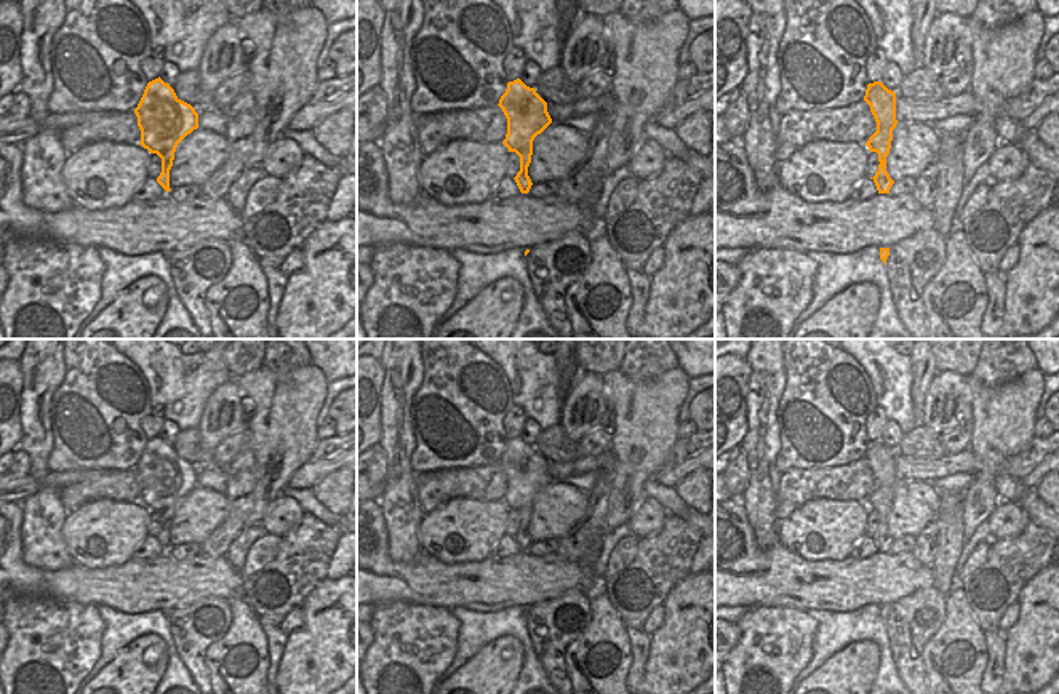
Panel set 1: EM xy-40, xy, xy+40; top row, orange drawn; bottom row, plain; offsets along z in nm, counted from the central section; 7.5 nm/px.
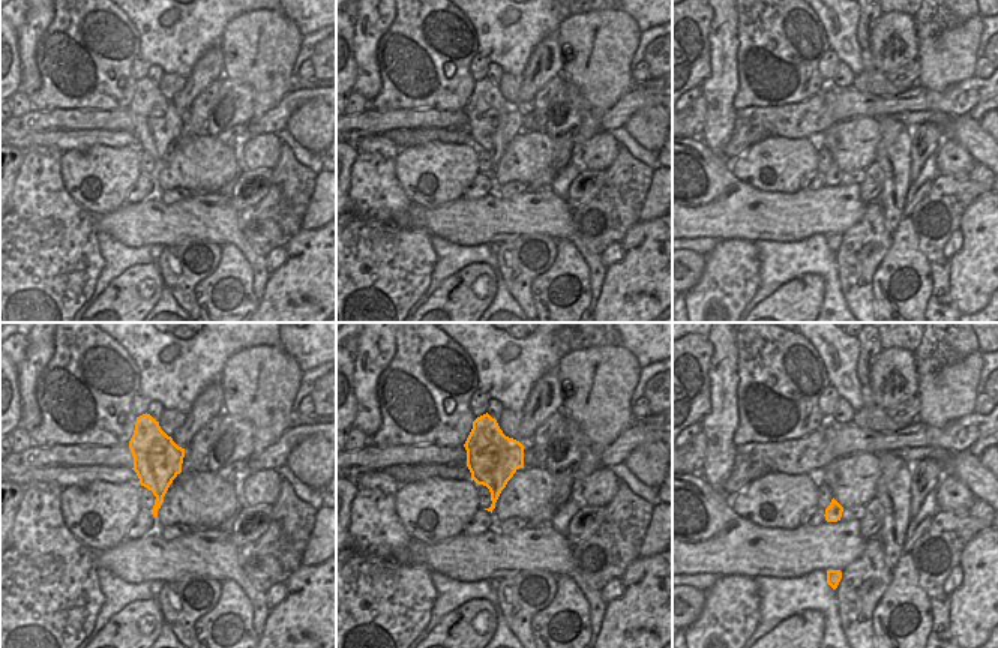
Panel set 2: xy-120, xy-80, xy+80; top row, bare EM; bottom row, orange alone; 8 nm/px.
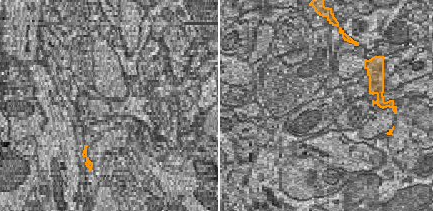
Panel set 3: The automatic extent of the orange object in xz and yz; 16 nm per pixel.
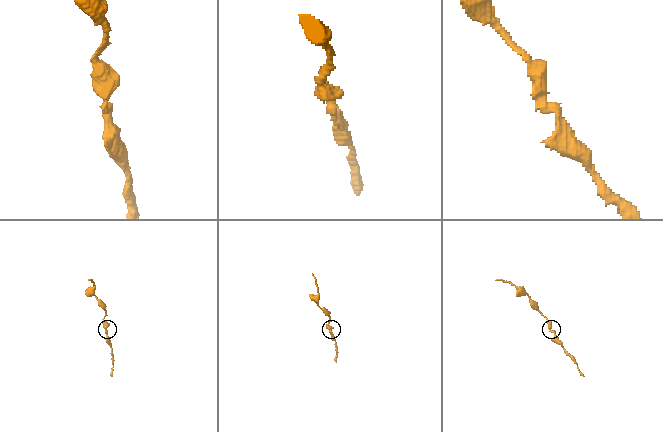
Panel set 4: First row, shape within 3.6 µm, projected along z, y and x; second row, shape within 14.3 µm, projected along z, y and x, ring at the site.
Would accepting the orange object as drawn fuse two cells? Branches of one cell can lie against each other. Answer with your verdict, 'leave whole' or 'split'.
leave whole

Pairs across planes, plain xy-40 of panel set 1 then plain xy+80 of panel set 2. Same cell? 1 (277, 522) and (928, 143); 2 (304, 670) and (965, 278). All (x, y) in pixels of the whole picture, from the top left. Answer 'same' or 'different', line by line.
1: different
2: same

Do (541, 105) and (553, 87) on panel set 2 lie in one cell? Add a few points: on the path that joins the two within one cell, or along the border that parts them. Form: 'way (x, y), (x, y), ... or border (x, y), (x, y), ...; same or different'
way (541, 101), (548, 92); same

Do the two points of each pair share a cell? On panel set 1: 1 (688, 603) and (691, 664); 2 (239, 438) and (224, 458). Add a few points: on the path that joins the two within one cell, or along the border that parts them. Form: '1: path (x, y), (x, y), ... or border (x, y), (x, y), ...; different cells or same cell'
1: path (693, 616), (691, 648); same cell
2: path (234, 443), (226, 453); same cell

